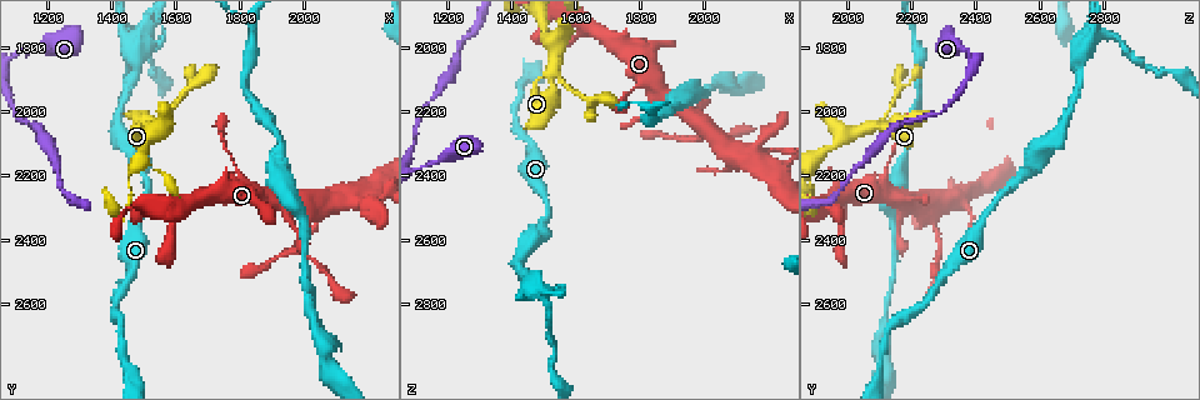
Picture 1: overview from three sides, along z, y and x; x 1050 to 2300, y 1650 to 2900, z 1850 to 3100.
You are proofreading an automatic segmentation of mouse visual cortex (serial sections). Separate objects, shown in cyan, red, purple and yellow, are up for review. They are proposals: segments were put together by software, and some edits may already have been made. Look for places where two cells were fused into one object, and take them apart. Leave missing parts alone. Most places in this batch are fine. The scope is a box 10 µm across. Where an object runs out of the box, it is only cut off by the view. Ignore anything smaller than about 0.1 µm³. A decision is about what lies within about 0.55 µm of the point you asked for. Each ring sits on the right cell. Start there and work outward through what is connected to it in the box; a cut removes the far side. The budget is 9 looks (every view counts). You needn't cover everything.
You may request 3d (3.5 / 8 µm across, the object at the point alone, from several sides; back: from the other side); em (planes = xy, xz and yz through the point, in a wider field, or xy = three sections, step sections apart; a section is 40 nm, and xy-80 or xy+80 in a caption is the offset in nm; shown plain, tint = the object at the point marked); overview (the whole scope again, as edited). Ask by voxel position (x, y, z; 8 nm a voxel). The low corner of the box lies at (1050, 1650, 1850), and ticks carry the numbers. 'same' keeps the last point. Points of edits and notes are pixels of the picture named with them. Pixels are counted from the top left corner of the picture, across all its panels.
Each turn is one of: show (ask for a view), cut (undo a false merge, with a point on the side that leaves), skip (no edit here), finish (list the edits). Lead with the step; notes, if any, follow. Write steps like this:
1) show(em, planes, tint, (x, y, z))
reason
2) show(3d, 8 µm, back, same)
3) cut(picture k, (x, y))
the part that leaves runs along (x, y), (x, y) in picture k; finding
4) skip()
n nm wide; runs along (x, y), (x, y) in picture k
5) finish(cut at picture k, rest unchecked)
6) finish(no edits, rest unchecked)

show(3d, 3.5 µm, (1990, 2430, 2290))
abrupt turn

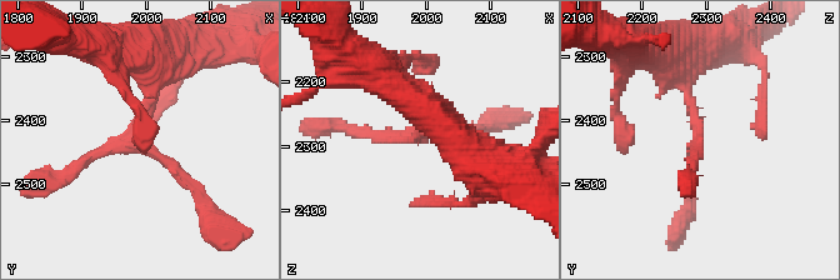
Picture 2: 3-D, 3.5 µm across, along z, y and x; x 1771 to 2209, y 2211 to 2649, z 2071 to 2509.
show(em, xy, step 1, tint, (1980, 2430, 2285))
now the EM

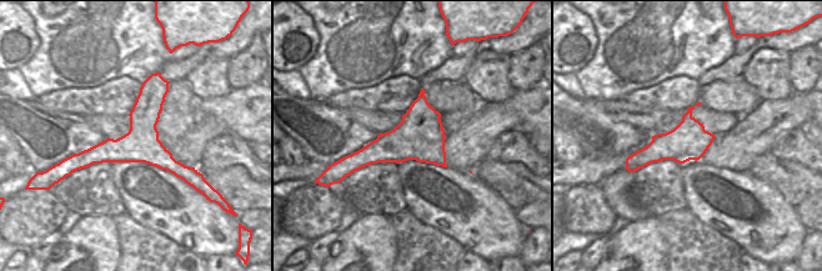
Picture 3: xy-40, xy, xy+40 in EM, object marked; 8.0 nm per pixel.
show(em, xy, step 2, tint, same)

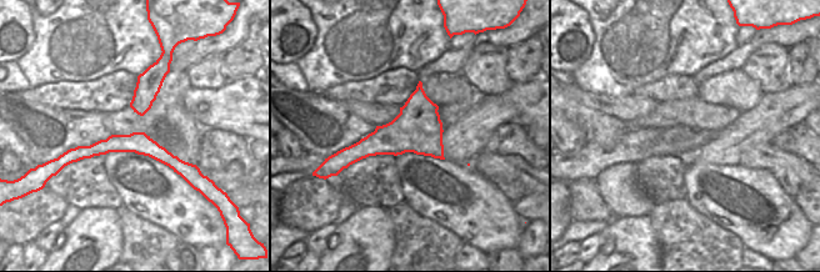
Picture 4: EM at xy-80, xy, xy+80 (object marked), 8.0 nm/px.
skip()
380 nm wide; runs along (150, 65), (135, 141), (196, 191) in picture 2; all the same cell

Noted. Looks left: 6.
show(3d, 3.5 µm, (1600, 1990, 2130))
a narrow waist

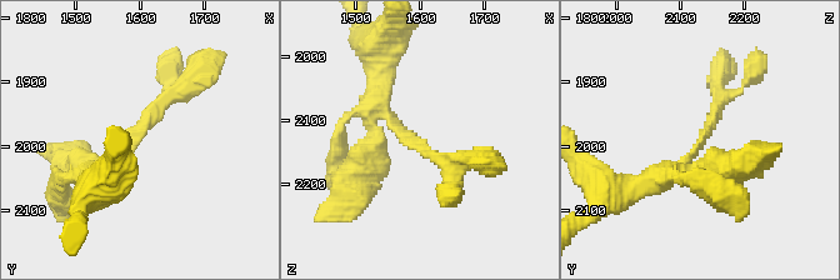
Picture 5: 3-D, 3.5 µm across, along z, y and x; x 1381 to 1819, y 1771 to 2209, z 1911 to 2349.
show(em, xy, step 3, tint, (1595, 1985, 2130))
shape alone is not enough

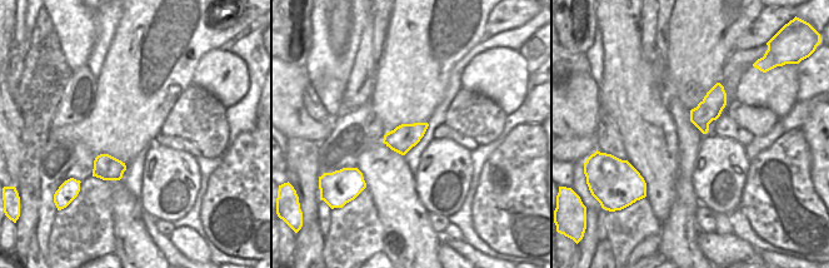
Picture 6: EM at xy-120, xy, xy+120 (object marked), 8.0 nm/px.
show(em, xy, step 1, tint, same)

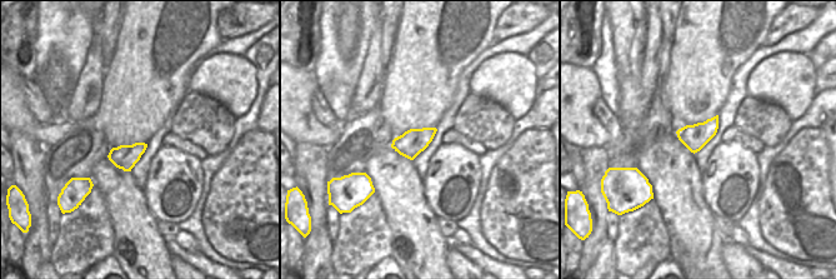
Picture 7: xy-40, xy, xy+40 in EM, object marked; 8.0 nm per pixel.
skip()
runs along (93, 174), (193, 85) in picture 5; all the same cell

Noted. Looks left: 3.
show(3d, 3.5 µm, (1480, 1800, 2750))
four-way junction

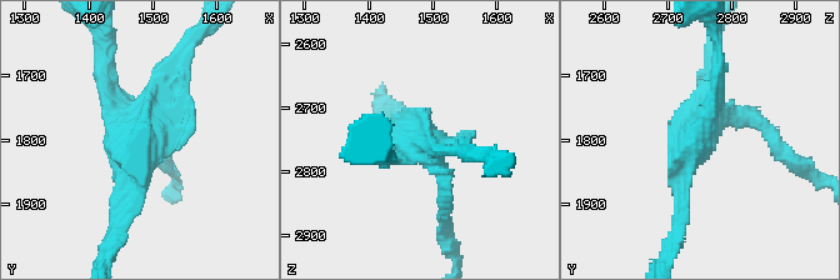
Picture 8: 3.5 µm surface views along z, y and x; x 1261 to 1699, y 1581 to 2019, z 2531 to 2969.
show(em, xy, step 3, tint, (1475, 1795, 2745))

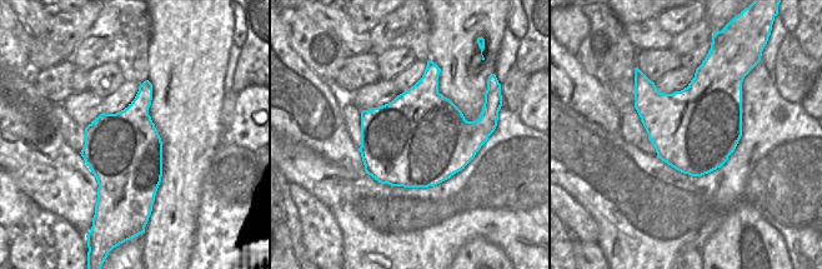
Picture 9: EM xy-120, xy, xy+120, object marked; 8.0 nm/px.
skip()
runs along (681, 210), (710, 119), (765, 126) in picture 8; continuous, no second cell

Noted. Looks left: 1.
finish(no edits, rest unchecked)

